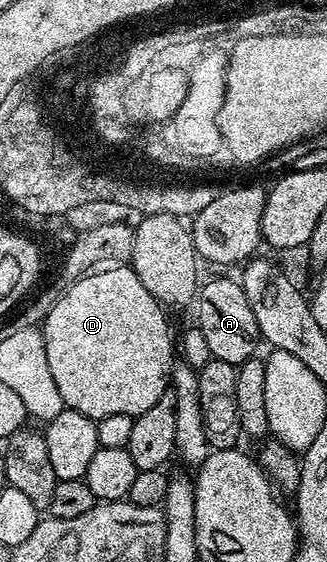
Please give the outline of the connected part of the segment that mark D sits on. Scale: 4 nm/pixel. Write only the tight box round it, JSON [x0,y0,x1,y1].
[43,267,175,421]

